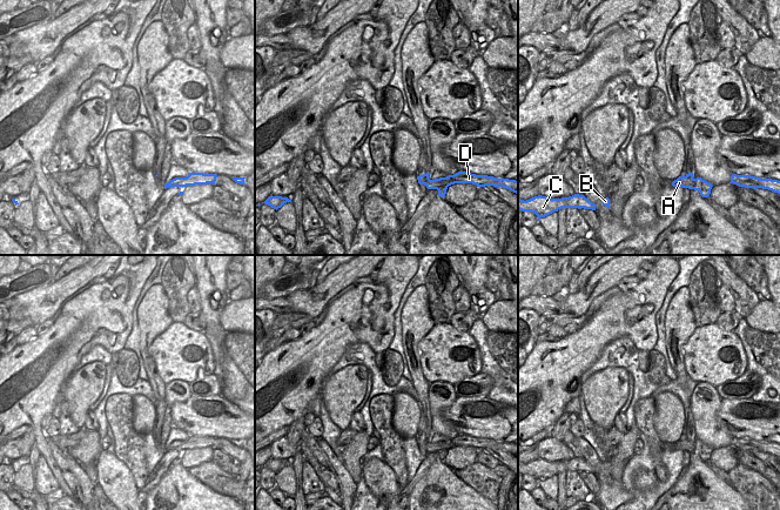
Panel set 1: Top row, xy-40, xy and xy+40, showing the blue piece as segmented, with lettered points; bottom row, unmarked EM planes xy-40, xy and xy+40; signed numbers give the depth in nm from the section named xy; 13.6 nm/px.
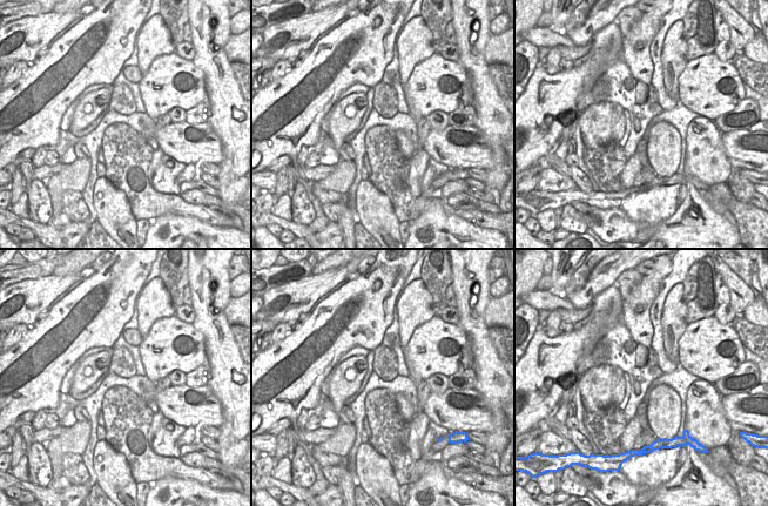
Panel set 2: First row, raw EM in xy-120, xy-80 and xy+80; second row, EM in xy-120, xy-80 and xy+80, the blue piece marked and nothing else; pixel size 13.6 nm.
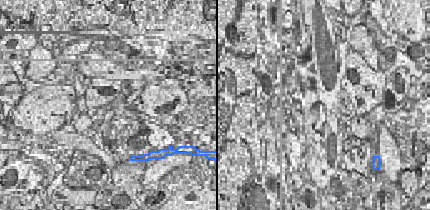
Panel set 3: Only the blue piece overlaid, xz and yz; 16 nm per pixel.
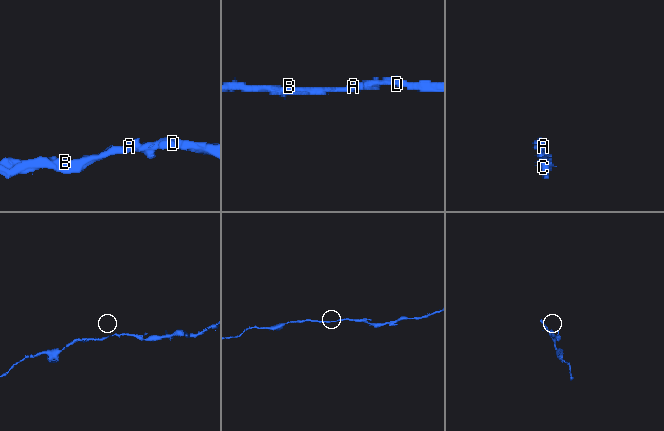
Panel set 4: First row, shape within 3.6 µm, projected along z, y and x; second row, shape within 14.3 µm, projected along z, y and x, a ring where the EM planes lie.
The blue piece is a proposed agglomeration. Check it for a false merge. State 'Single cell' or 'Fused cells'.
Single cell

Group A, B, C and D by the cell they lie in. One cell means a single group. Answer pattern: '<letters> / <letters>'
A B C D

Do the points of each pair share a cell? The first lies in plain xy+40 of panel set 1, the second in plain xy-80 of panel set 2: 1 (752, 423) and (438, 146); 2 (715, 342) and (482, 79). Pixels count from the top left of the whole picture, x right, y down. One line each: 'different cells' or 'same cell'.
1: same cell
2: different cells

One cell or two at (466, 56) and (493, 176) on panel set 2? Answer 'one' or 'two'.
one

